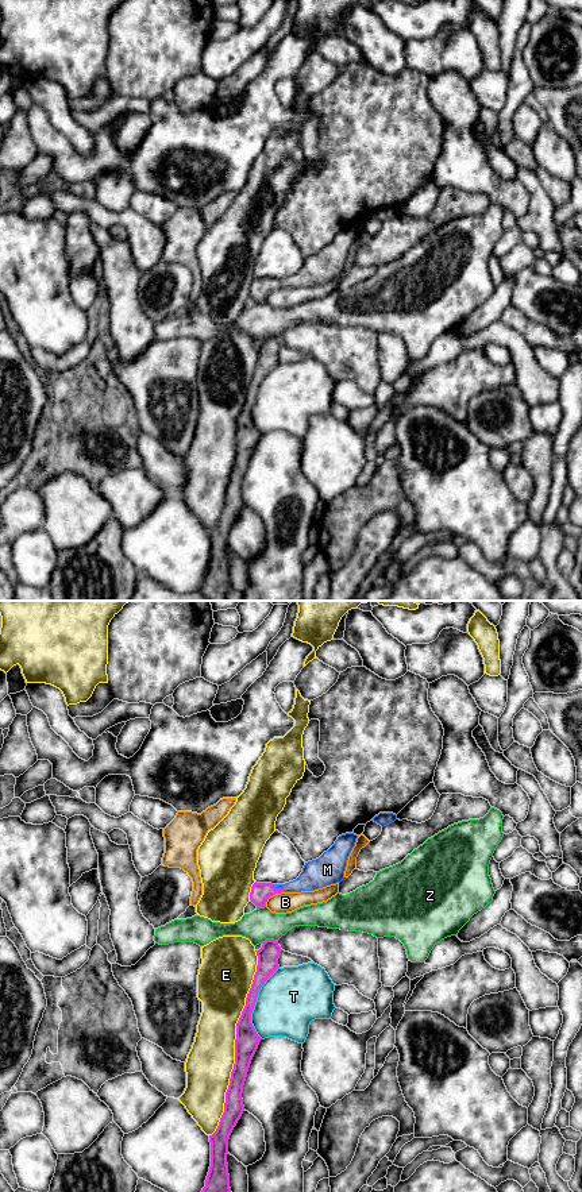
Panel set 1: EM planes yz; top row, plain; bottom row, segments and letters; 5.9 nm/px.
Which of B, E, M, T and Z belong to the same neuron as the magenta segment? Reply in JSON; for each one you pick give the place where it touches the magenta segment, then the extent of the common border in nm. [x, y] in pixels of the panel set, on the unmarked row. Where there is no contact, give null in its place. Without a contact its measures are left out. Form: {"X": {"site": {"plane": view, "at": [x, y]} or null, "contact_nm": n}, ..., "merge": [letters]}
{"M": {"site": {"plane": "yz", "at": [278, 284]}, "contact_nm": 100}, "merge": ["M"]}

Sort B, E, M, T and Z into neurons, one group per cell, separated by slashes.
B / E / M / T / Z

